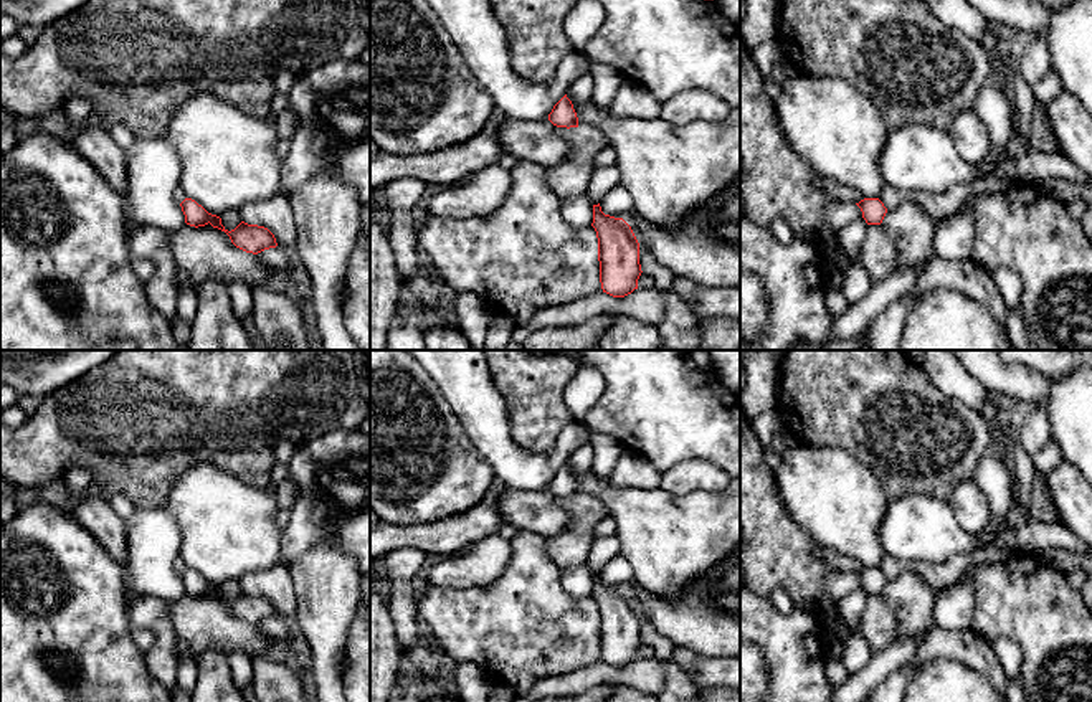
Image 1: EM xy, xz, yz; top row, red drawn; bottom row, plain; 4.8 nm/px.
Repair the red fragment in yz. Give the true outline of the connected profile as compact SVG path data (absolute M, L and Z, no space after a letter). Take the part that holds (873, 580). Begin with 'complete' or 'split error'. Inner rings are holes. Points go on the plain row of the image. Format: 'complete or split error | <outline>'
complete | M864 568L856 575L861 578L867 595L881 595L887 583L887 578L879 568Z

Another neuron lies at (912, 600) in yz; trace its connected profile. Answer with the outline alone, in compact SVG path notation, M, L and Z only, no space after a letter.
M915 572L887 580L882 593L897 616L897 639L917 636L933 626L937 593Z

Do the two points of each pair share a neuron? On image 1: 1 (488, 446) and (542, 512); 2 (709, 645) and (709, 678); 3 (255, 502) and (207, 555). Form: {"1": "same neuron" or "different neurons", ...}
{"1": "different neurons", "2": "different neurons", "3": "same neuron"}

